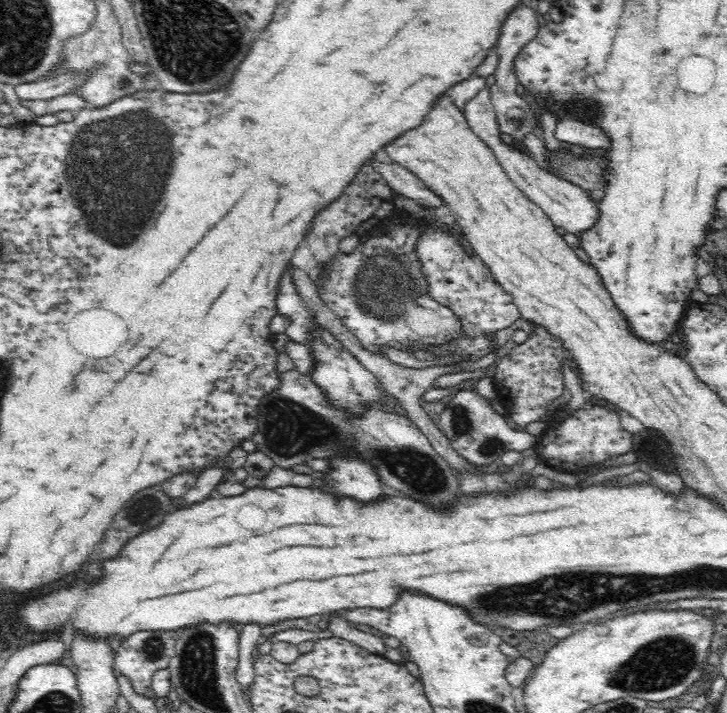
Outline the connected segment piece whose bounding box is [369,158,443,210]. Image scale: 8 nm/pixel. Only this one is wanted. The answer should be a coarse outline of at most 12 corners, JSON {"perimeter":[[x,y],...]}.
{"perimeter":[[369,163],[397,193],[435,210],[443,206],[401,165]]}

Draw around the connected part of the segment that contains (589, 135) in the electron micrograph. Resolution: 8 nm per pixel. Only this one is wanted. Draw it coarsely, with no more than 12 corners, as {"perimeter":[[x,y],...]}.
{"perimeter":[[556,114],[554,134],[562,142],[608,150],[600,128]]}

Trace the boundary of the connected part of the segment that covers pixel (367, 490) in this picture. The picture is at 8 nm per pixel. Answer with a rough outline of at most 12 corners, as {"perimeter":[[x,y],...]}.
{"perimeter":[[338,458],[322,480],[359,502],[383,496],[381,478],[361,458]]}

